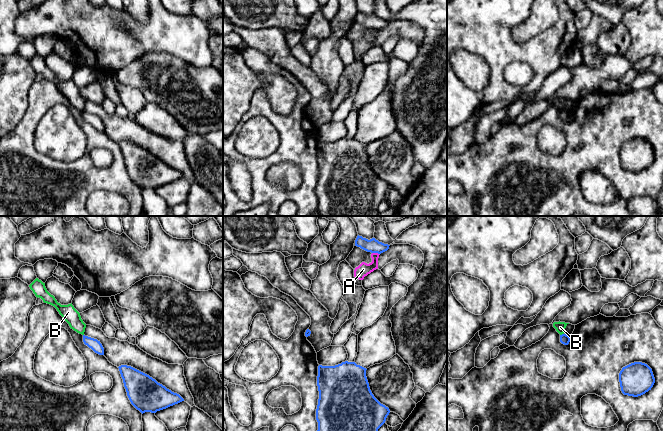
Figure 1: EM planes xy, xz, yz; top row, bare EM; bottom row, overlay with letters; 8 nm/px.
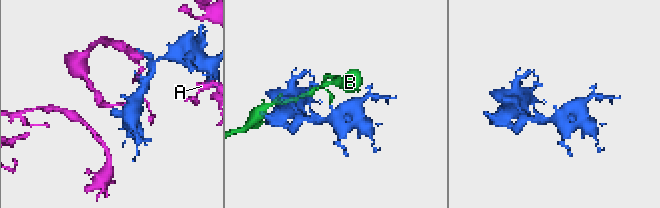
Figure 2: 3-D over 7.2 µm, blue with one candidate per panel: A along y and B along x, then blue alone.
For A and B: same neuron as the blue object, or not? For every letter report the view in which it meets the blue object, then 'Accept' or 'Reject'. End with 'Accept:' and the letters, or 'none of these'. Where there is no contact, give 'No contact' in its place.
A: Touches blue in xz. Reject
B: Touches blue in yz. Reject
Accept: none of these

